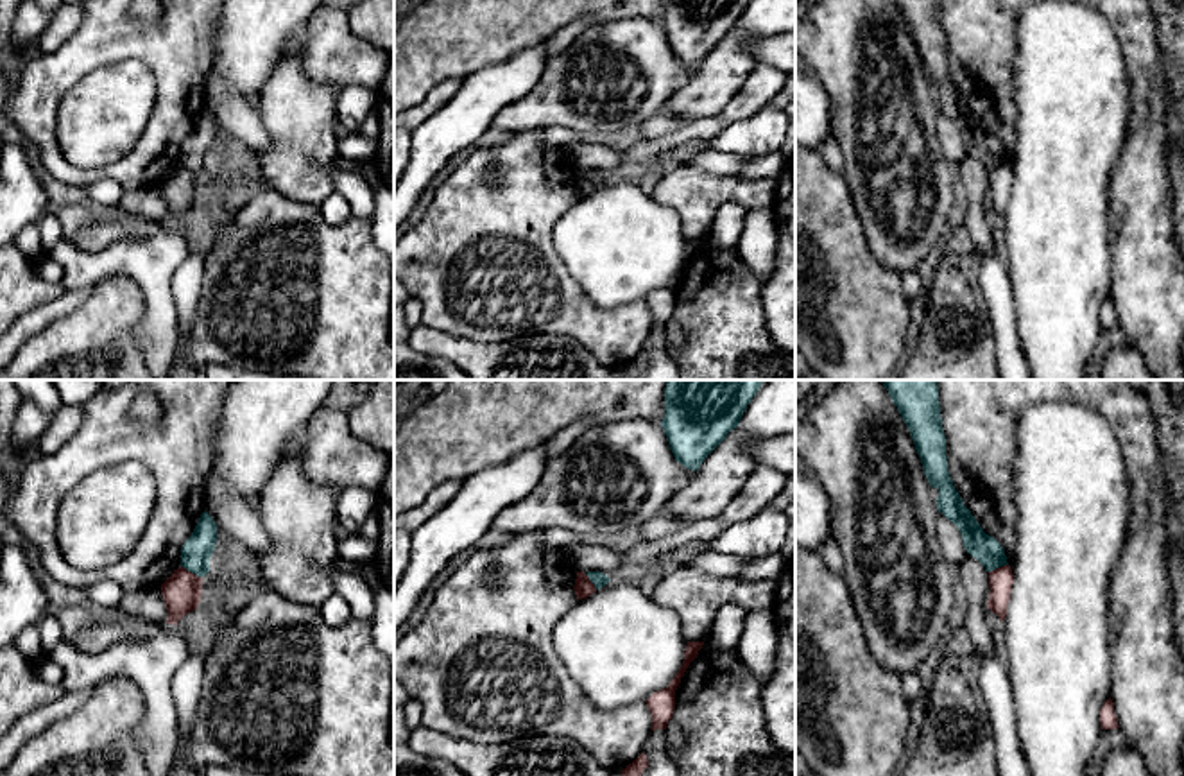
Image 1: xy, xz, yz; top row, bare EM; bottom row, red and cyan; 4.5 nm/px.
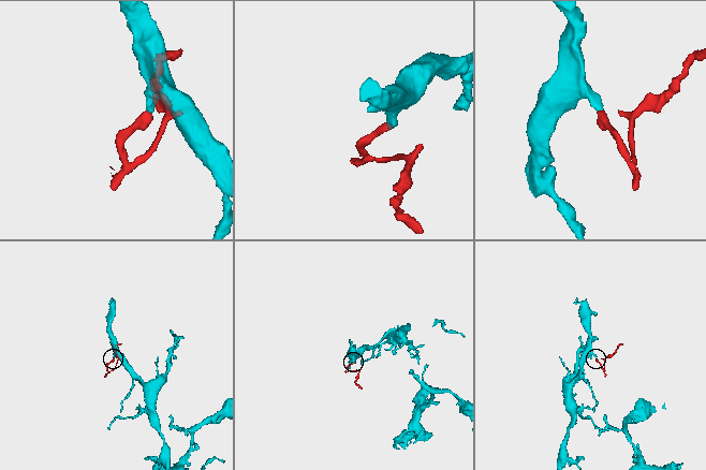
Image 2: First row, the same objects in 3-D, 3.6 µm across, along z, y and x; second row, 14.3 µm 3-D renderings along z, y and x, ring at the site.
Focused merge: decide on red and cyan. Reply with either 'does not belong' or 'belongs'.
does not belong

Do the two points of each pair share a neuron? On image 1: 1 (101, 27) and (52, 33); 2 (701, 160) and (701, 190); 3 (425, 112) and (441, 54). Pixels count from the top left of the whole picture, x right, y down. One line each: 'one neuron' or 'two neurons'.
1: two neurons
2: two neurons
3: two neurons

